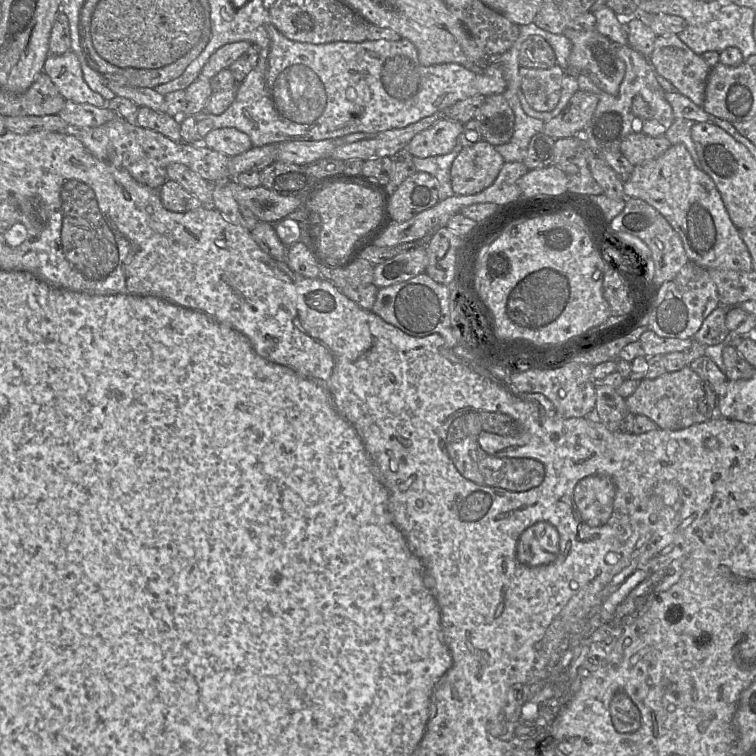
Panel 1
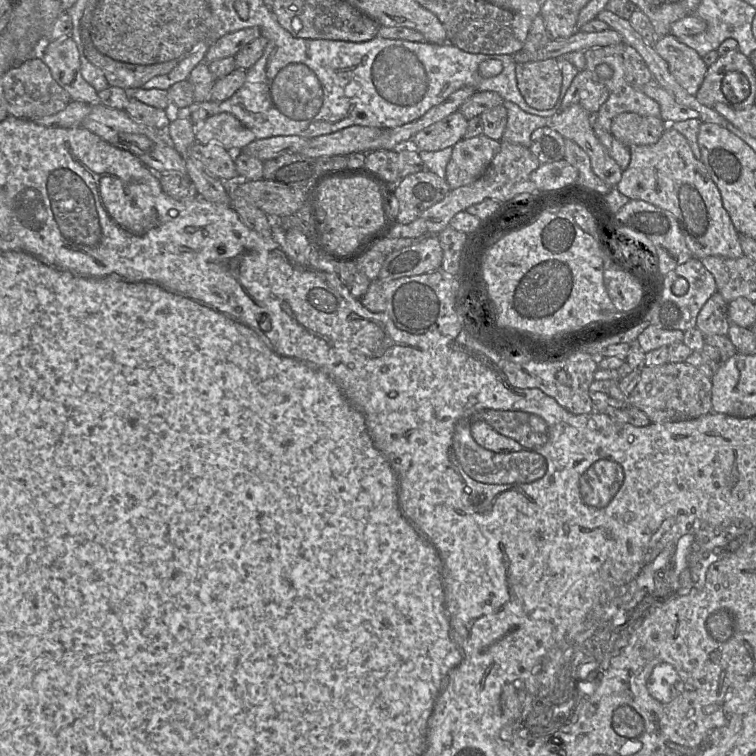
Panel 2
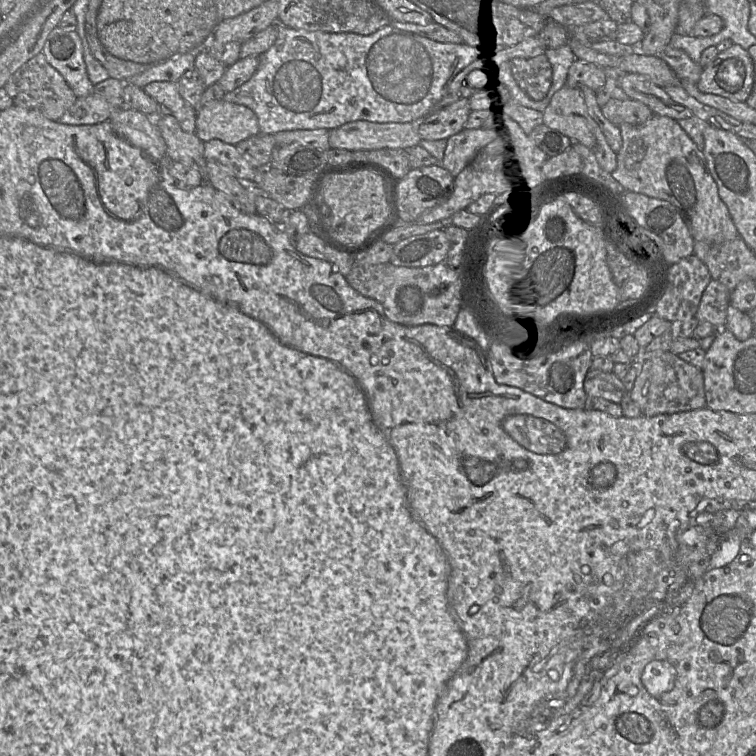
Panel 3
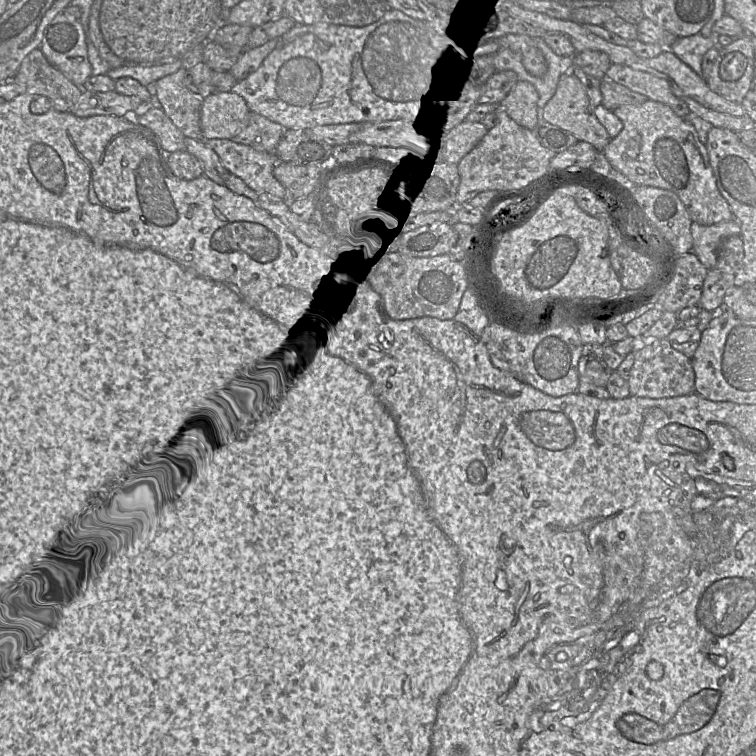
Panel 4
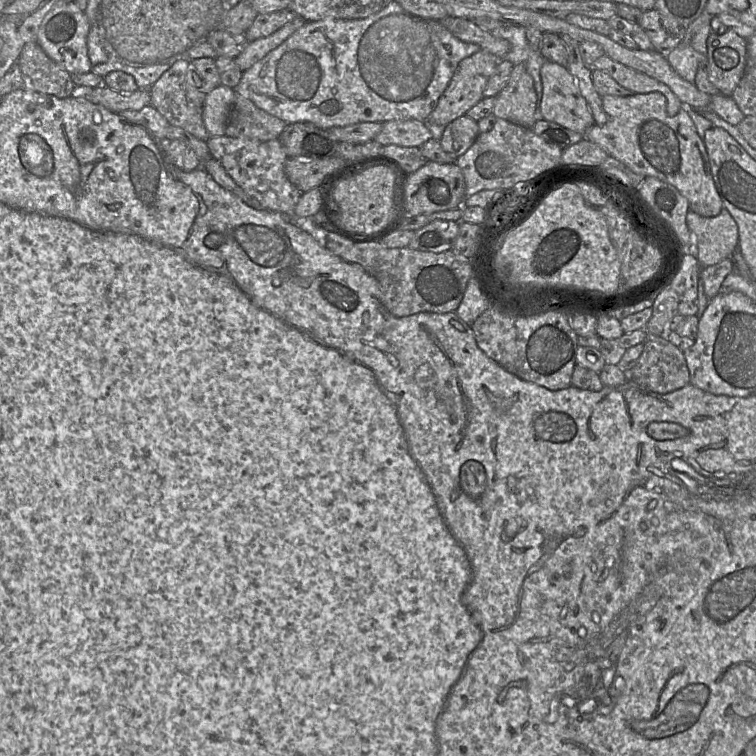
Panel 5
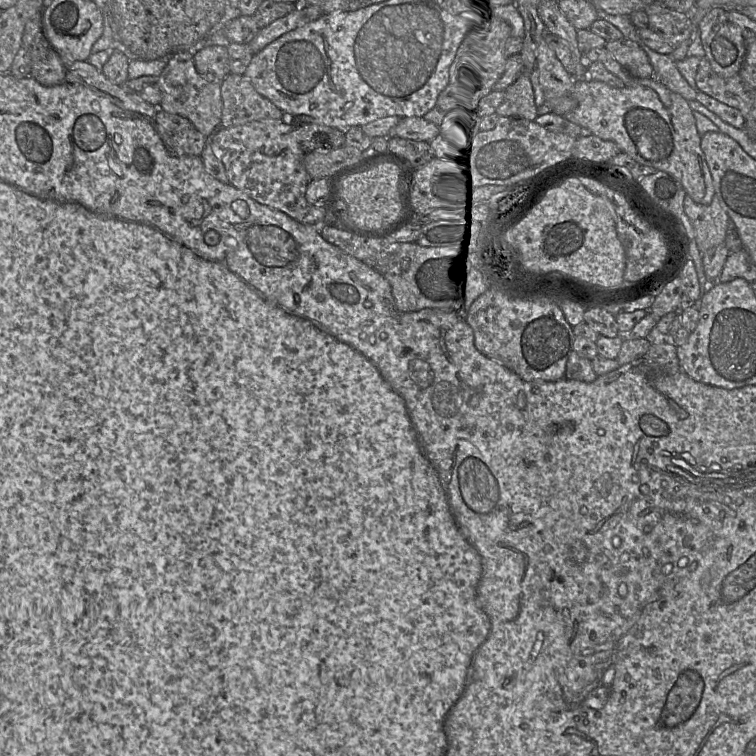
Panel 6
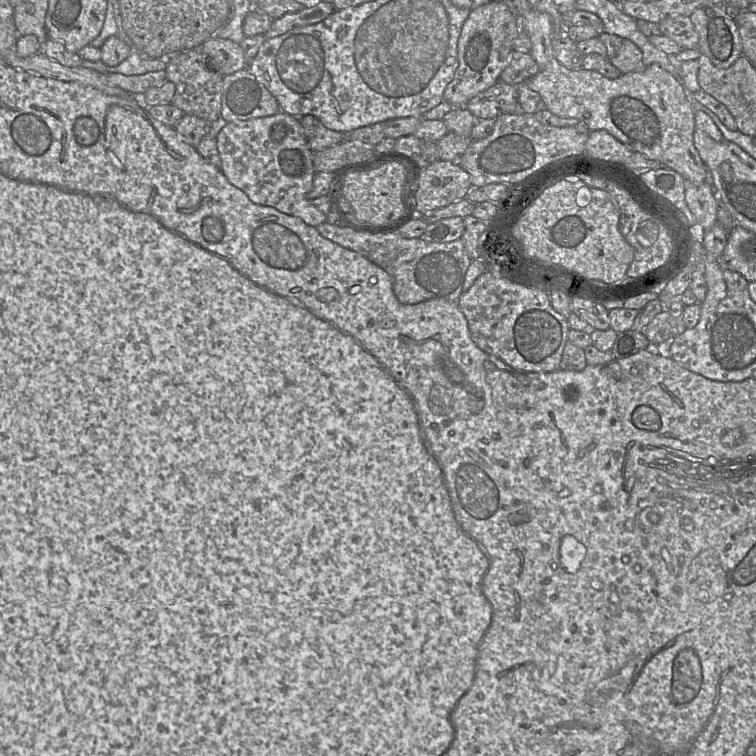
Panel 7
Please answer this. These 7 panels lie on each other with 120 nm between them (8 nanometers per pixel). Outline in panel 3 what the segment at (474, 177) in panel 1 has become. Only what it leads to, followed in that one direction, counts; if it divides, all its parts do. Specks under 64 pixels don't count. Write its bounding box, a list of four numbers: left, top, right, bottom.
[441,128,491,177]

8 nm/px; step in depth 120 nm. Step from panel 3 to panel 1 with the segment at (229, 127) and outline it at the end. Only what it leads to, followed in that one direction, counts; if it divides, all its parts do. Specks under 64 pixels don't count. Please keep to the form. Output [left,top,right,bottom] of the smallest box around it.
[202,128,252,157]

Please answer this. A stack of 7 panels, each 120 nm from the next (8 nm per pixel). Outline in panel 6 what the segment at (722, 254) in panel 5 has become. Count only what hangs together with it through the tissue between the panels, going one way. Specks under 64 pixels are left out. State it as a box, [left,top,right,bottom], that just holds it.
[684,194,731,254]

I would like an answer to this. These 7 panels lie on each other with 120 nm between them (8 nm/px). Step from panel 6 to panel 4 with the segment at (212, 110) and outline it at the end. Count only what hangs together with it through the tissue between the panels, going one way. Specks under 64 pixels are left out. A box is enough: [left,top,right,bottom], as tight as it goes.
[151,67,204,140]

